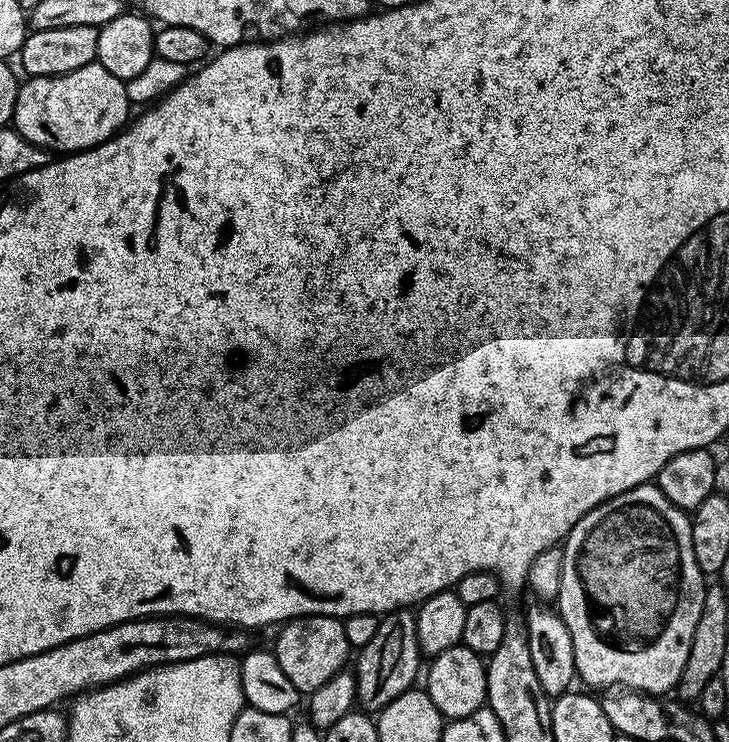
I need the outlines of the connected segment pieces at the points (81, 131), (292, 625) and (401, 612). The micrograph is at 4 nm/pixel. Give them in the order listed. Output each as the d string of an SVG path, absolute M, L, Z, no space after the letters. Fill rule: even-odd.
M95 62L61 76L28 76L17 87L12 124L35 148L52 154L84 152L112 139L129 123L126 83Z
M298 616L289 620L279 629L276 636L274 655L278 666L286 673L286 678L294 682L301 694L310 694L330 682L334 674L345 671L350 655L346 642L346 630L343 623L334 616ZM281 631L281 632L280 632Z
M400 608L396 612L383 613L380 616L378 634L374 634L373 640L367 646L359 649L358 656L360 656L360 661L357 662L356 668L354 667L354 675L356 677L356 698L359 707L369 714L379 713L381 708L384 708L390 702L394 702L394 698L398 698L398 694L409 691L415 685L412 683L415 682L416 675L419 672L421 675L422 664L420 668L420 660L422 661L422 653L418 642L415 611Z

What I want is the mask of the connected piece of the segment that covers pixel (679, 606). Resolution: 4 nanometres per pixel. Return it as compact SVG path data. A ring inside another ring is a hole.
M649 482L642 486L634 486L634 490L626 490L590 510L570 530L567 540L563 541L564 561L562 562L562 590L558 601L558 611L566 622L566 630L570 630L570 638L574 642L574 662L576 675L589 684L587 687L608 690L613 686L623 686L628 690L647 692L650 696L663 697L677 687L682 678L682 670L686 666L686 658L690 658L690 642L694 638L694 626L698 626L698 614L702 614L706 576L700 572L698 562L694 558L694 545L691 541L691 524L689 513L674 506L666 494Z

